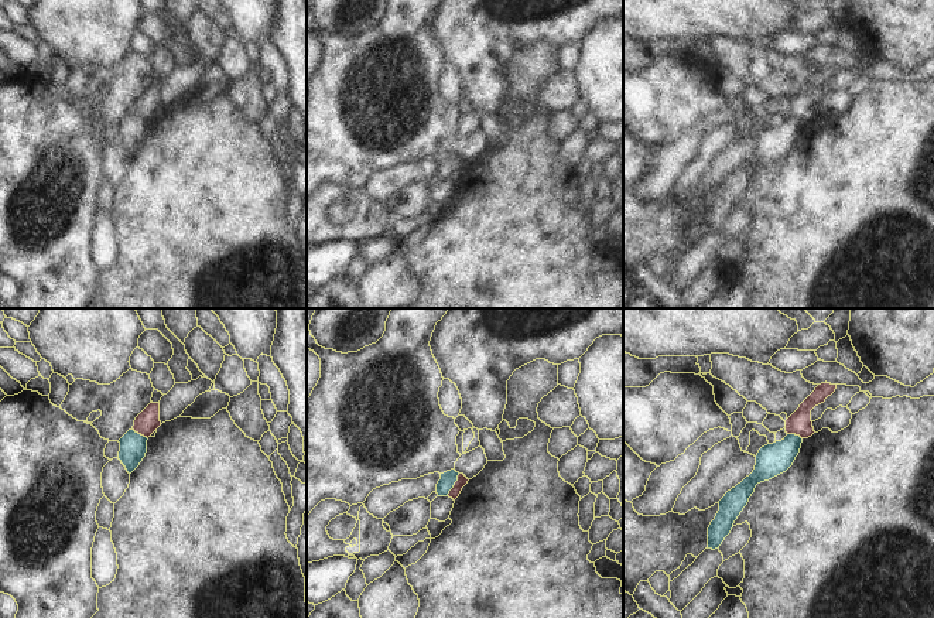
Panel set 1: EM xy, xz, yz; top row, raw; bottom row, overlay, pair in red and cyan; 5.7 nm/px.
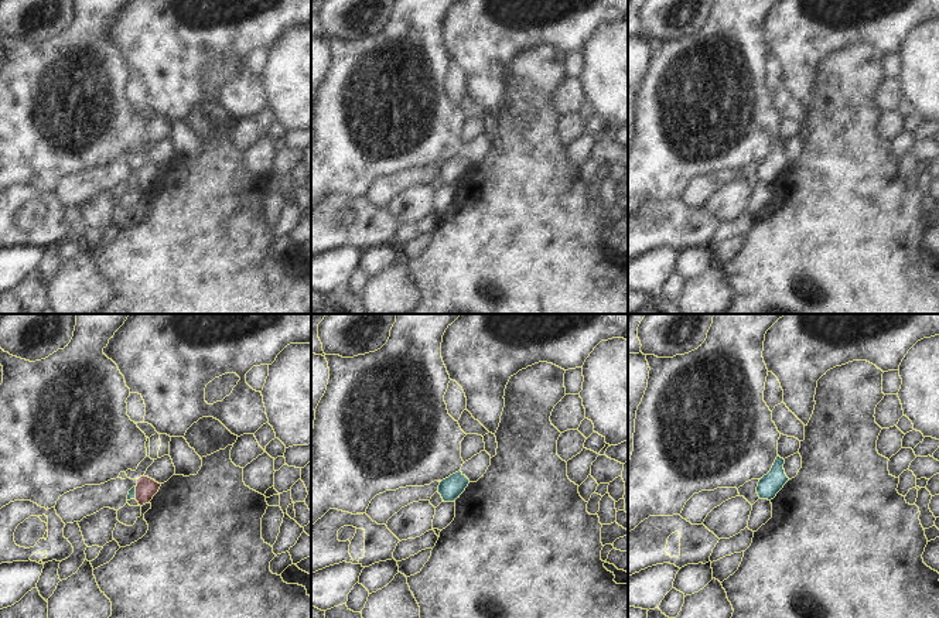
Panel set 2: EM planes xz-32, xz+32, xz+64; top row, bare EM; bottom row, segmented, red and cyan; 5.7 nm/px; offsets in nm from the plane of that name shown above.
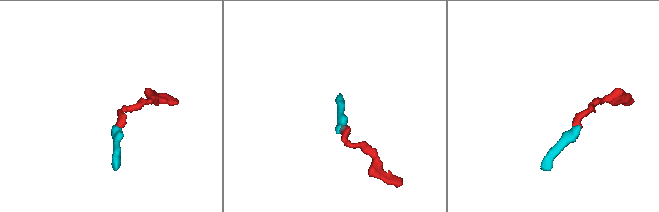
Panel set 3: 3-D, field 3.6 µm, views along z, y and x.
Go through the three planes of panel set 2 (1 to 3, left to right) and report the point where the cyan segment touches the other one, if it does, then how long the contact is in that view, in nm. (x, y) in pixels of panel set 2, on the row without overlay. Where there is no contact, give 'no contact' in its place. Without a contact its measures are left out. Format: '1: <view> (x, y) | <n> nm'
1: xz-32 (136, 176) | 80 nm
2: no contact
3: no contact

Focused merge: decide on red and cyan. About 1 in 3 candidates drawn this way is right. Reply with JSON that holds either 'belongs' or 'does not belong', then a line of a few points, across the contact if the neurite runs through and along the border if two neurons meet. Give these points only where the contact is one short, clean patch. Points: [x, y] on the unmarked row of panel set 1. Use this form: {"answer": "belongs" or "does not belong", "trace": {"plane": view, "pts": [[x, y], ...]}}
{"answer": "does not belong", "trace": {"plane": "xz", "pts": [[459, 157], [447, 178]]}}

